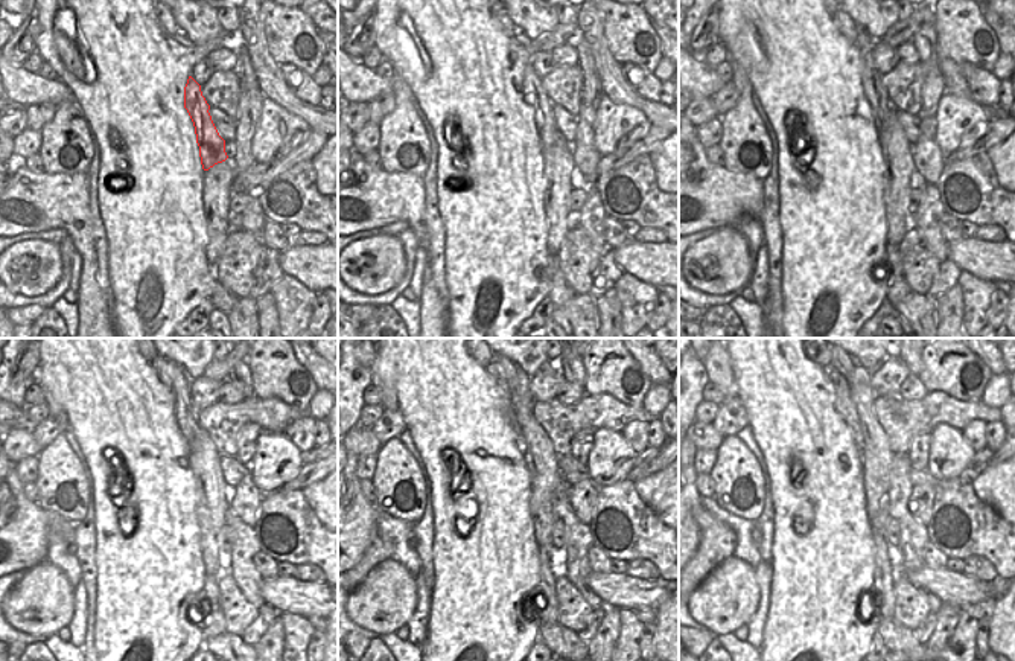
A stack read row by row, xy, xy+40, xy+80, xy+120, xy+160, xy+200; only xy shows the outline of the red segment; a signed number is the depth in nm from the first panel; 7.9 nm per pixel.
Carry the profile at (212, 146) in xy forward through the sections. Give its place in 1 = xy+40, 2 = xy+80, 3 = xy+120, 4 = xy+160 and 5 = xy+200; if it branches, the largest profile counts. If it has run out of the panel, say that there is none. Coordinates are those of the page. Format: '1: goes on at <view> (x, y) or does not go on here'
1: goes on at xy+40 (534, 95)
2: goes on at xy+80 (875, 93)
3: goes on at xy+120 (184, 411)
4: goes on at xy+160 (518, 381)
5: goes on at xy+200 (845, 369)

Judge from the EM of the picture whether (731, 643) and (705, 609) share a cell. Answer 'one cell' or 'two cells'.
two cells

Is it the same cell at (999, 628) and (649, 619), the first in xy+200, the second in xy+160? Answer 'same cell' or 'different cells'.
different cells

